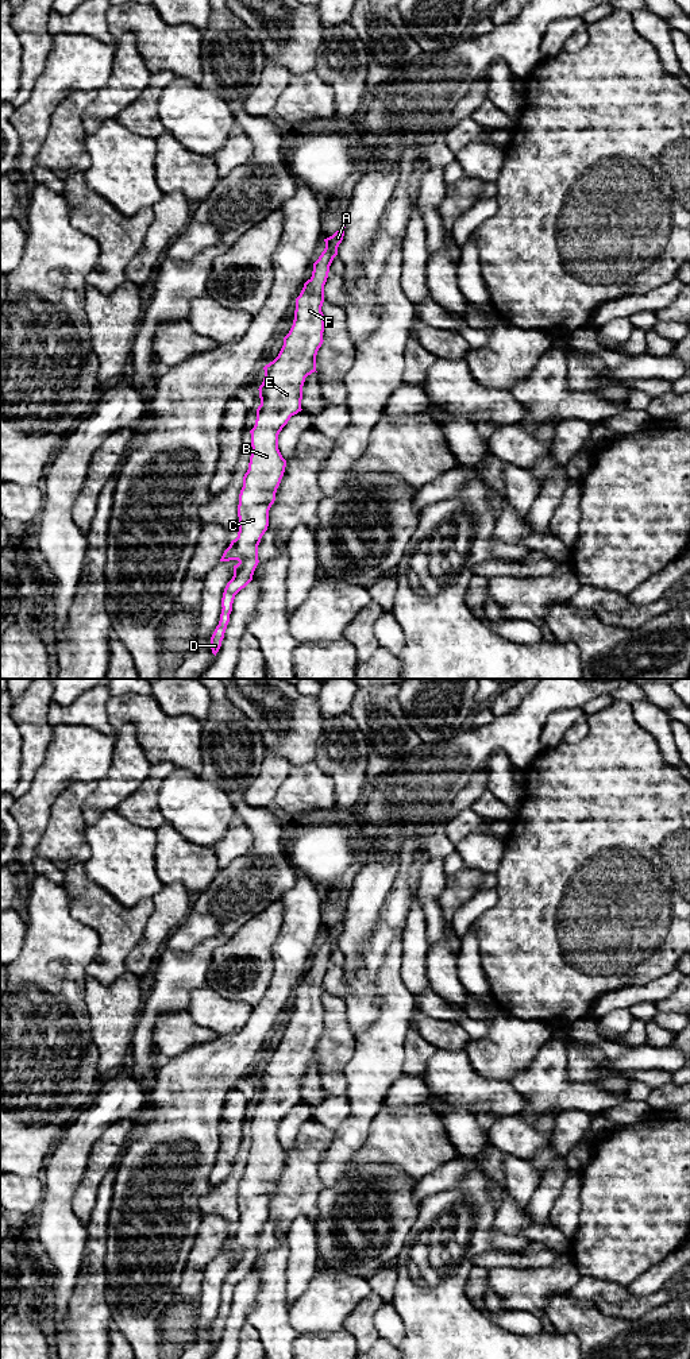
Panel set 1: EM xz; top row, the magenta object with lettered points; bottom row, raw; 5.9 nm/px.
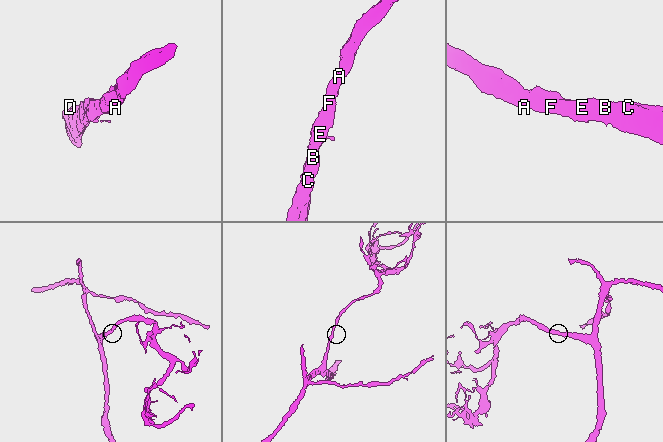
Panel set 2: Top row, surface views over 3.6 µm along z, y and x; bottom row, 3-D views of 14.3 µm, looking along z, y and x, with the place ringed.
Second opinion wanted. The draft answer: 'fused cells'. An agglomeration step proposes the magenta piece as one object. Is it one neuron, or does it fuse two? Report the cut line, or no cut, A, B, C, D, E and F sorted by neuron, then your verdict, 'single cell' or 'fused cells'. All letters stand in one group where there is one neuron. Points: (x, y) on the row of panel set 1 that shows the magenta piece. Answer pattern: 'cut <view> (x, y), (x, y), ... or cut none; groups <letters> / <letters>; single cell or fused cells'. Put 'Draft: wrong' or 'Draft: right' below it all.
cut none; groups A B C D E F; single cell
Draft: wrong

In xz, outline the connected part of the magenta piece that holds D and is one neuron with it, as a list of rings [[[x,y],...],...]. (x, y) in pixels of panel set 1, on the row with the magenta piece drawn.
[[[346,223],[332,236],[324,239],[325,248],[313,263],[312,277],[296,298],[294,320],[278,356],[263,367],[265,378],[259,386],[261,405],[251,433],[251,456],[239,494],[238,537],[231,541],[220,561],[238,560],[234,576],[221,598],[219,625],[211,637],[216,656],[221,646],[235,595],[251,580],[259,563],[258,545],[269,526],[269,510],[285,472],[286,460],[278,449],[278,435],[292,416],[301,412],[305,378],[316,371],[316,355],[323,344],[324,285],[329,266],[338,255]]]

